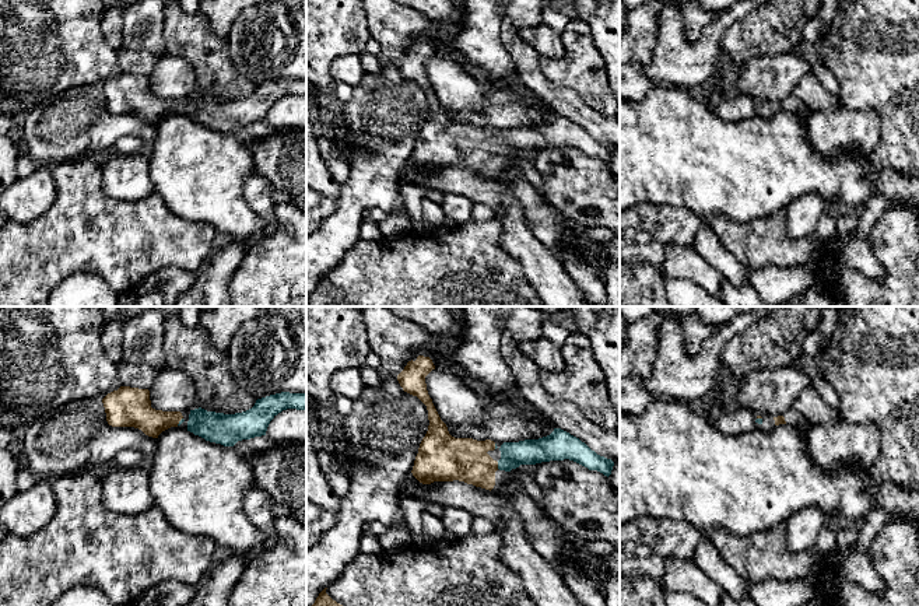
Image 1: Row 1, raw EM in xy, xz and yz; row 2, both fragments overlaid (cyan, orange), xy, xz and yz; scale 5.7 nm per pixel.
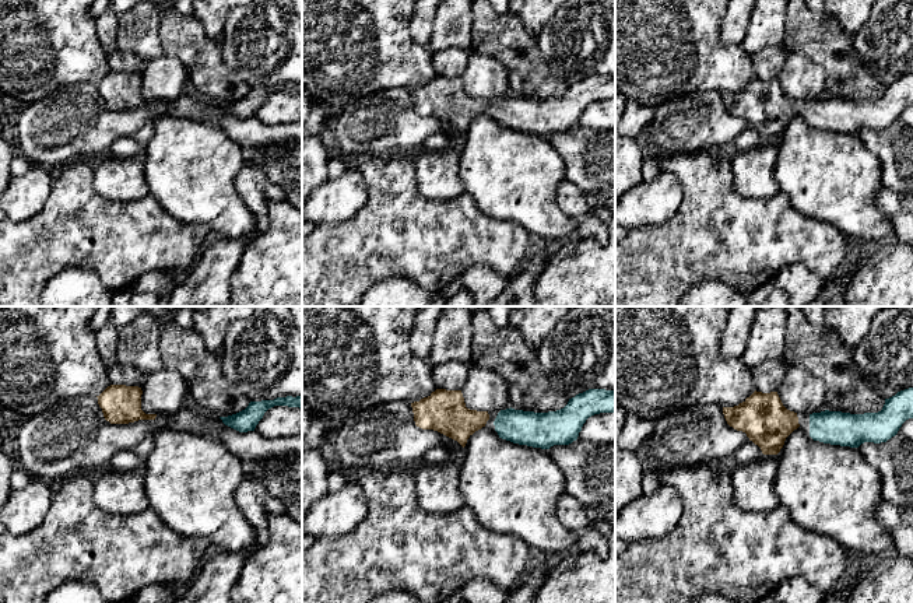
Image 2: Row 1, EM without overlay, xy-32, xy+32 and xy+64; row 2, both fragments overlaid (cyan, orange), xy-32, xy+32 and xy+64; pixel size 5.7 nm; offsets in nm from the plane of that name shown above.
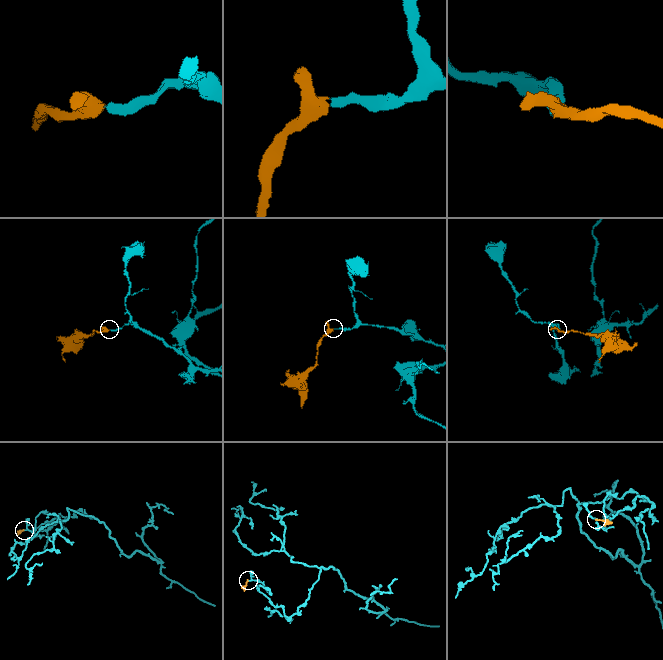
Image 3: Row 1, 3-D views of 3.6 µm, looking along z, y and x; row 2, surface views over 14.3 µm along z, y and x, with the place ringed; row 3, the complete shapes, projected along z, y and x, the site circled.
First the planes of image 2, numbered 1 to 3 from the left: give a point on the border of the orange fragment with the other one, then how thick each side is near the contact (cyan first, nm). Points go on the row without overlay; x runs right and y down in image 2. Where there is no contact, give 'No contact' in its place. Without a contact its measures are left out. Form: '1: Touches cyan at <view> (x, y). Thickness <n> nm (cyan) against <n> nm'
1: No contact
2: No contact
3: No contact

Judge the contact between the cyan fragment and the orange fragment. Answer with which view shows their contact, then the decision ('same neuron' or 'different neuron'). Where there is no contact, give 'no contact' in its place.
xz | same neuron

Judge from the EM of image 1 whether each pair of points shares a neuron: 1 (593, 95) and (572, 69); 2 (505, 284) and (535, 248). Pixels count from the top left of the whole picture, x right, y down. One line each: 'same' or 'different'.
1: same
2: different

